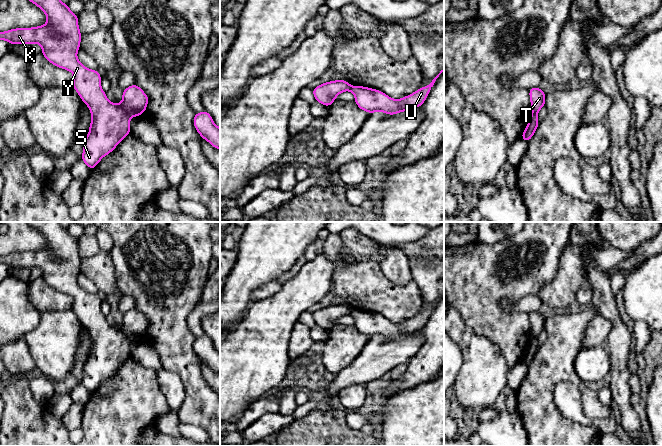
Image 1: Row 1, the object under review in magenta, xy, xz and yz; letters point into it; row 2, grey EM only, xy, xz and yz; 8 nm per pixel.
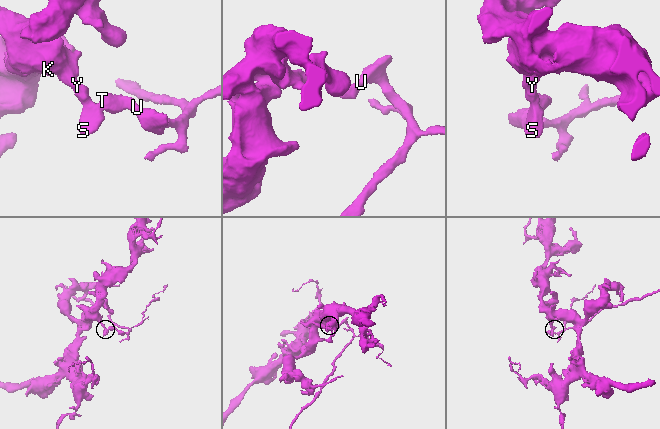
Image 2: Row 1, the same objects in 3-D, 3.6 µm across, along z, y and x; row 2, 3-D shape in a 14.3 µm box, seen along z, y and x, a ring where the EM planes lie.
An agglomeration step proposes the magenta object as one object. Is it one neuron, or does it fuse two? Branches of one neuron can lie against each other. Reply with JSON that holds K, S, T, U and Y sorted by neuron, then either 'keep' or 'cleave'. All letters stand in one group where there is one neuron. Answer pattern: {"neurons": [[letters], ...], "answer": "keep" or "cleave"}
{"neurons": [["K", "S", "Y"], ["T", "U"]], "answer": "cleave"}

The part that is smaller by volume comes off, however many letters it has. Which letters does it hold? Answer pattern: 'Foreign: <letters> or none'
Foreign: T, U

